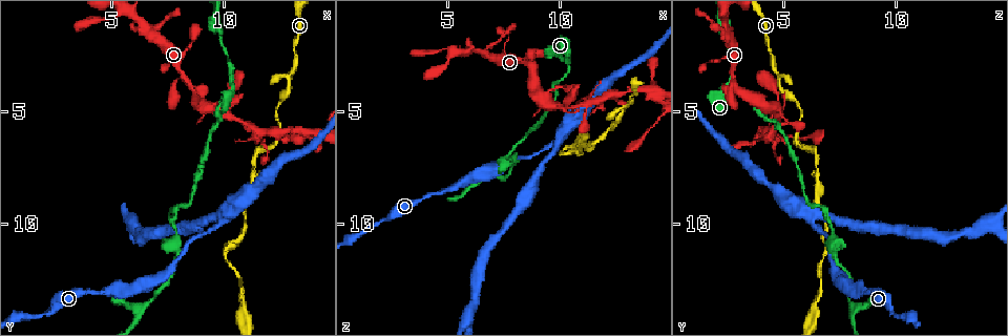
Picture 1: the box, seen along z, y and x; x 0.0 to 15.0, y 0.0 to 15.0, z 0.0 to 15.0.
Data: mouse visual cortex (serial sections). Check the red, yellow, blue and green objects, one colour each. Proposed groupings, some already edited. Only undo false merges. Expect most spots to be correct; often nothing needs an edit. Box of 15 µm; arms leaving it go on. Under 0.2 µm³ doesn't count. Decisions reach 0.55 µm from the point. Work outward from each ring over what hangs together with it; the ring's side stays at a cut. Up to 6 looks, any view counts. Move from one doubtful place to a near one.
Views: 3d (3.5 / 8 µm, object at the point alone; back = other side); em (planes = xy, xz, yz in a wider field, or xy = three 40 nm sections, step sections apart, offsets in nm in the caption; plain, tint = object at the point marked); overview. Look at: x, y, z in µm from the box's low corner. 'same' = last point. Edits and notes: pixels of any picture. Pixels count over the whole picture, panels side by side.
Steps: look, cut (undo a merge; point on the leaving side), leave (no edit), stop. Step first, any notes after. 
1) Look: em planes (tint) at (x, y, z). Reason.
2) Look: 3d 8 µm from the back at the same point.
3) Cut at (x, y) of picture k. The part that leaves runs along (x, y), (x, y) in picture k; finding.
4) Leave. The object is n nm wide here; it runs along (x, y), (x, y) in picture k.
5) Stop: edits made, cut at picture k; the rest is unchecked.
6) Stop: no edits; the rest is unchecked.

Look: 3d 3.5 µm at (8.1, 3.3, 2.7). Calibre changes.

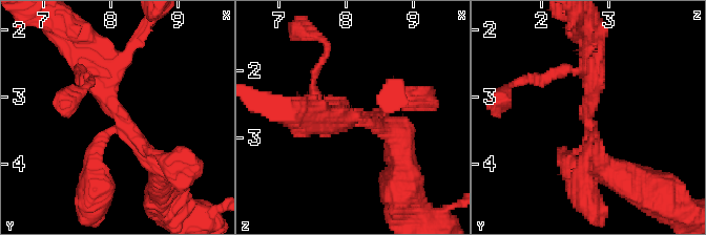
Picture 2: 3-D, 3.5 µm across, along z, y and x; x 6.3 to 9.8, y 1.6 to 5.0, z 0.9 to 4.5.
Look: em xy step 2 (plain) at (8.20, 3.35, 2.70). Now the EM.

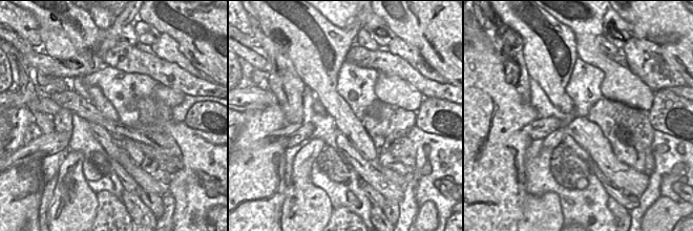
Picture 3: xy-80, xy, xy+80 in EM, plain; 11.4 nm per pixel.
Look: em xy step 2 (tint) at the same point.

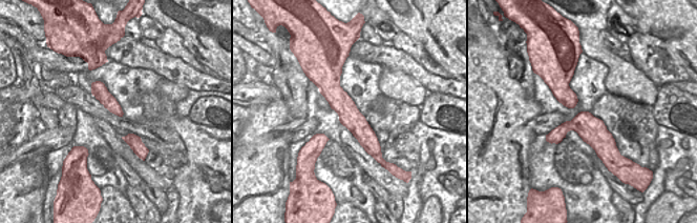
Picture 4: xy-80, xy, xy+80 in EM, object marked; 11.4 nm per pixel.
Leave. It runs along (94, 65), (100, 93), (162, 174) in picture 2; all the same cell.

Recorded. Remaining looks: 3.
Look: 3d 3.5 µm at (10.0, 9.9, 6.3). Side arm on a straight run.

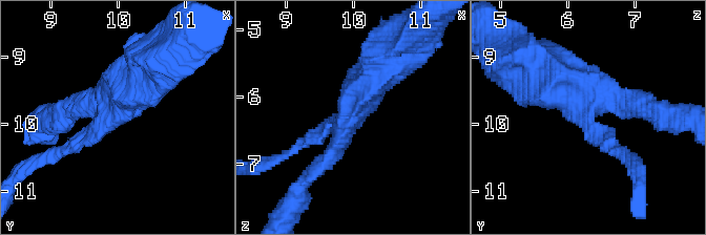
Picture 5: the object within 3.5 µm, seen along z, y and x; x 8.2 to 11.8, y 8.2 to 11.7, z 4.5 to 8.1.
Look: em xy step 3 (tint) at (9.90, 9.80, 6.30). 3 arms meet here; the arms are 200, 250, 600 nm wide; now the EM.

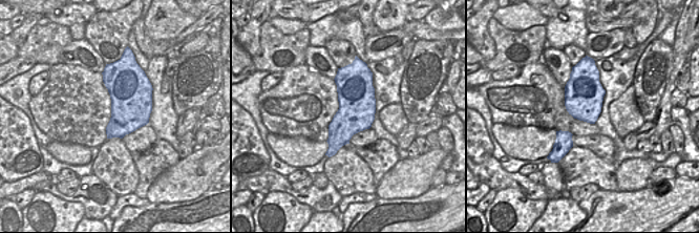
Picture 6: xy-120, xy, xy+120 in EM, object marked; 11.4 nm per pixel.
Look: em xy step 2 (tint) at the same point.

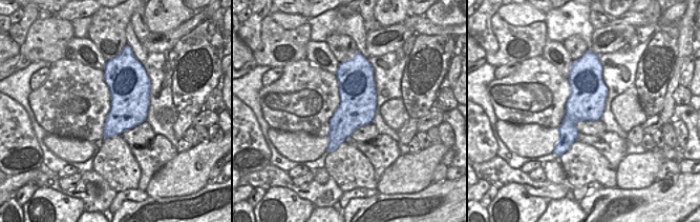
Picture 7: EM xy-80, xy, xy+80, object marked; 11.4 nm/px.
Leave. It runs along (618, 150), (588, 111), (642, 105) in picture 5; all the same cell.

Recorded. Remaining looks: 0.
Stop: no edits; the rest is unchecked.

